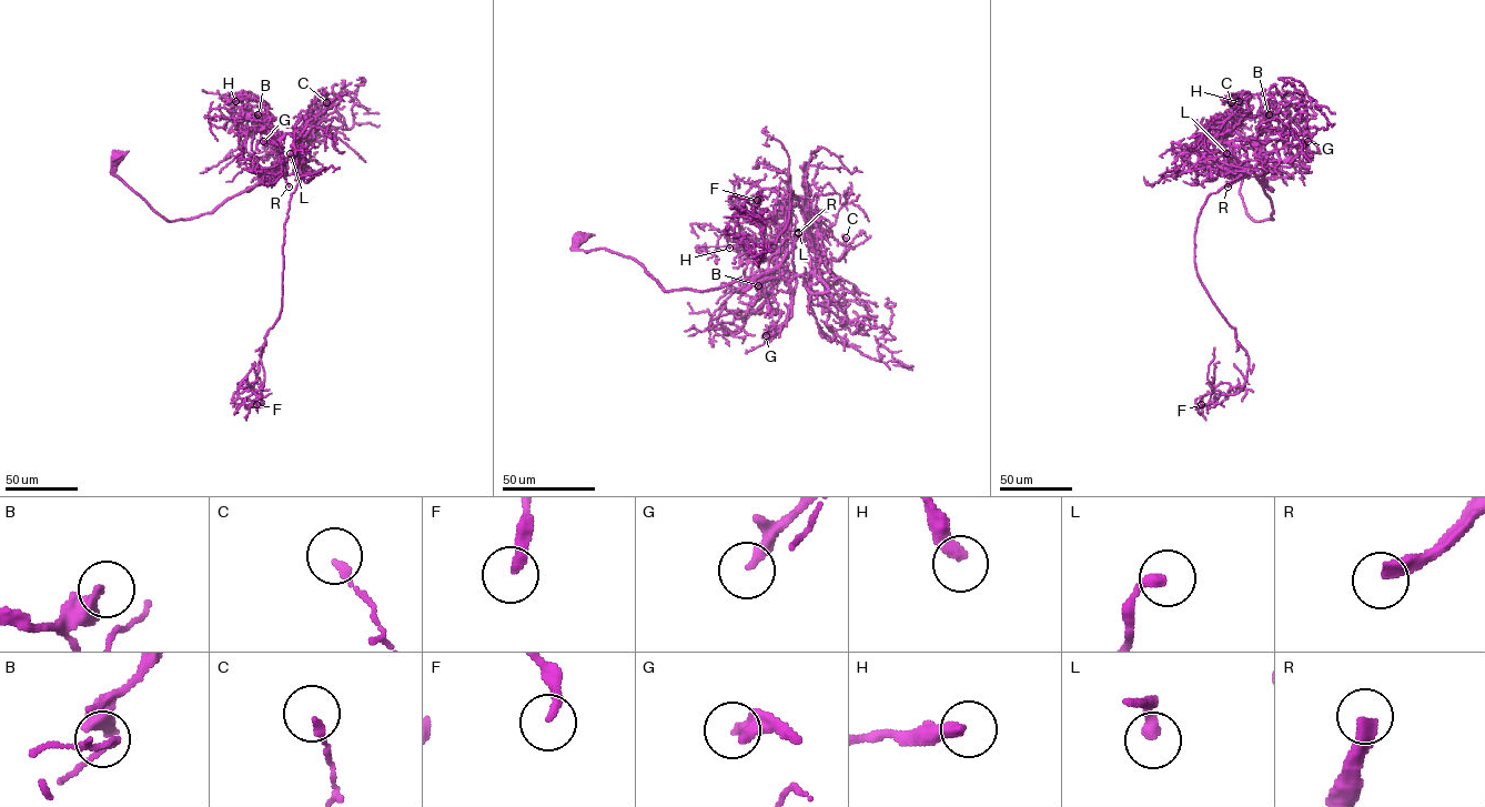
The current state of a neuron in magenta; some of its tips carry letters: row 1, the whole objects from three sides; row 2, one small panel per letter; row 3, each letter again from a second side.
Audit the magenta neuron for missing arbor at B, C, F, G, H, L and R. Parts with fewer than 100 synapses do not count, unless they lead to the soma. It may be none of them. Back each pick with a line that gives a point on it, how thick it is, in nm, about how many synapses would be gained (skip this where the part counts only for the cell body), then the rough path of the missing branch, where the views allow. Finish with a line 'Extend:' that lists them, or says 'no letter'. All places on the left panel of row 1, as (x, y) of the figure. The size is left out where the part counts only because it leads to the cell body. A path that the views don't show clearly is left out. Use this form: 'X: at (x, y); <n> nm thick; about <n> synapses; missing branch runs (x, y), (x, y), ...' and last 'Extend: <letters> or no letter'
G: at (263, 141); 320 nm thick; about 100 synapses; missing branch runs (263, 141), (250, 134), (221, 132), (226, 129), (222, 128), (226, 124)
R: at (289, 187); 360 nm thick; about 350 synapses; missing branch runs (289, 187), (299, 215), (299, 299), (325, 355), (329, 390), (349, 376), (333, 383), (330, 372), (335, 370)
Extend: G, R

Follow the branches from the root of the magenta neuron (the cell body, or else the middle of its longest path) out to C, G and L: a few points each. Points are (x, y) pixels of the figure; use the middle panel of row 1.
C: (579, 240), (586, 252), (633, 258), (666, 291), (707, 291), (780, 262), (787, 195), (841, 244), (846, 238)
G: (579, 240), (577, 249), (586, 252), (633, 258), (666, 291), (784, 279), (794, 295), (789, 312), (766, 335)
L: (579, 240), (586, 252), (633, 258), (666, 291), (707, 291), (769, 273), (792, 241), (792, 214), (798, 232)

